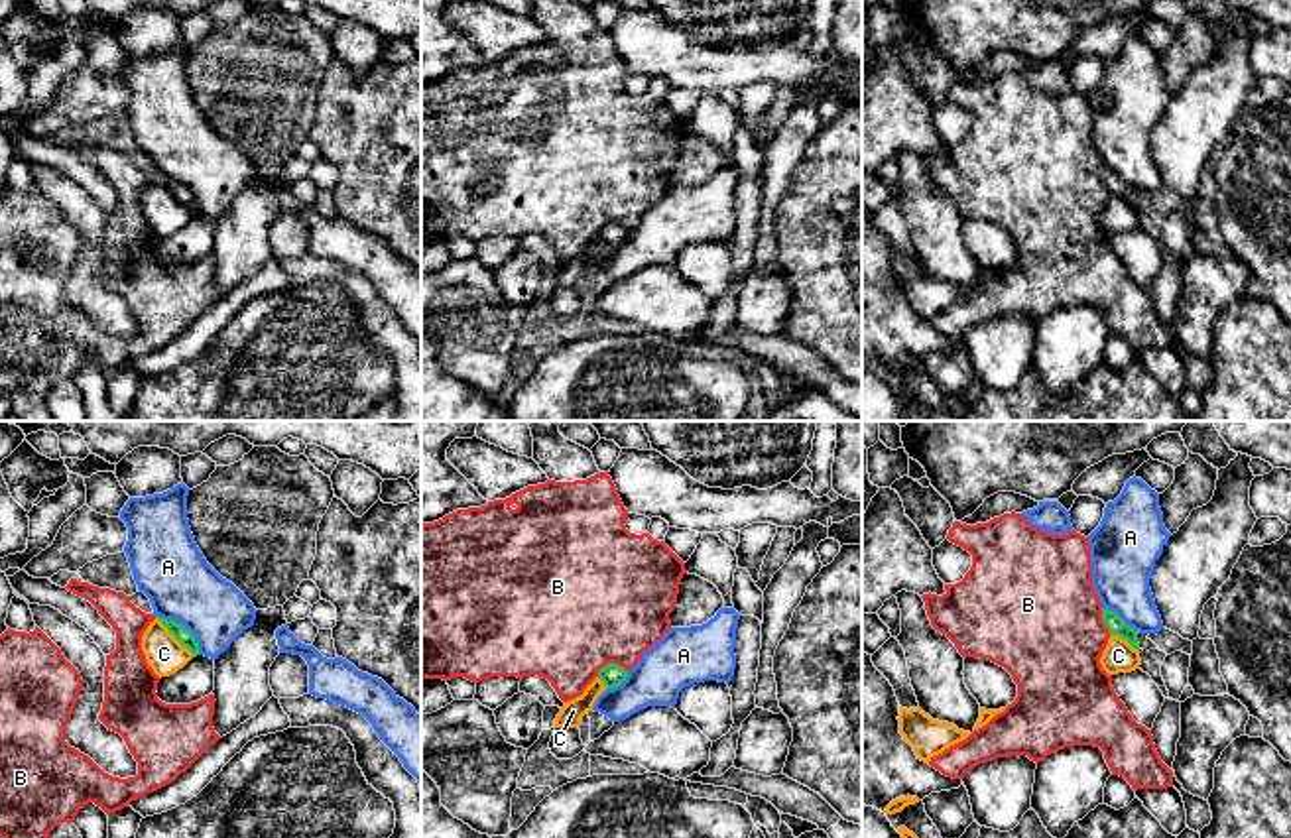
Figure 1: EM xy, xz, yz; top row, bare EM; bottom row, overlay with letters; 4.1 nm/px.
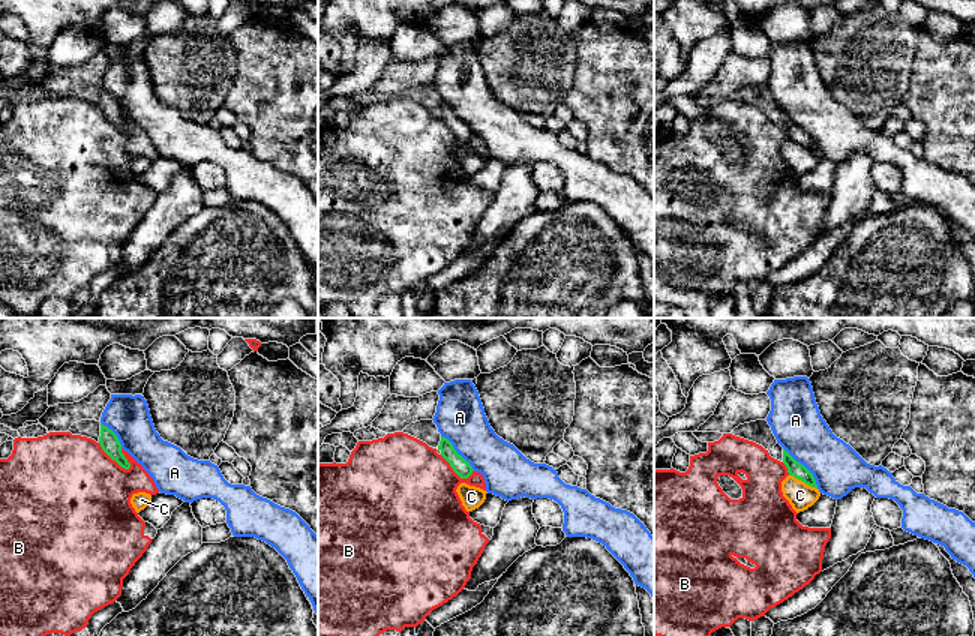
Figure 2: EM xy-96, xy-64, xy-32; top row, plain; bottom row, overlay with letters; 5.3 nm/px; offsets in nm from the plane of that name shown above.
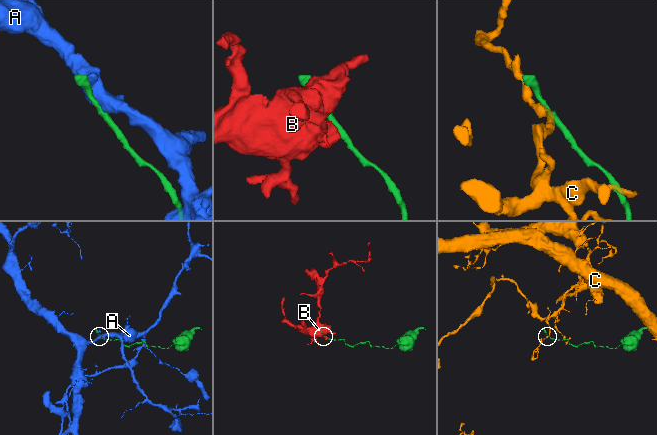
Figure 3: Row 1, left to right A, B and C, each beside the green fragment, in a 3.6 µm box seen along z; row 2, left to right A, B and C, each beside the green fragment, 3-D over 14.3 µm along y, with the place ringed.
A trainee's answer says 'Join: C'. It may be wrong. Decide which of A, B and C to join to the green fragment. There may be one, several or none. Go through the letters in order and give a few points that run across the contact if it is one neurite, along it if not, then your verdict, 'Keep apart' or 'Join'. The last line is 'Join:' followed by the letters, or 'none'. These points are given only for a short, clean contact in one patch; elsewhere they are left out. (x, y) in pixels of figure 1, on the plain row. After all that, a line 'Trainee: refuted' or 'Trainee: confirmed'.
A: Keep apart
B: Keep apart
C: Line: xy (156, 176), (193, 215). Keep apart
Join: none
Trainee: refuted

